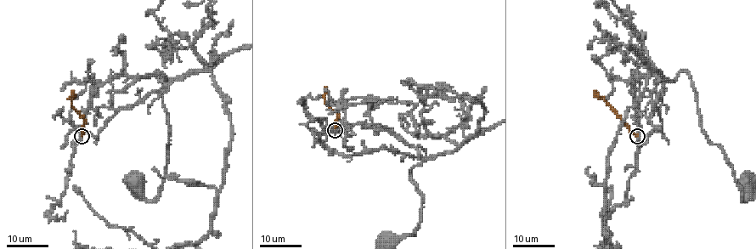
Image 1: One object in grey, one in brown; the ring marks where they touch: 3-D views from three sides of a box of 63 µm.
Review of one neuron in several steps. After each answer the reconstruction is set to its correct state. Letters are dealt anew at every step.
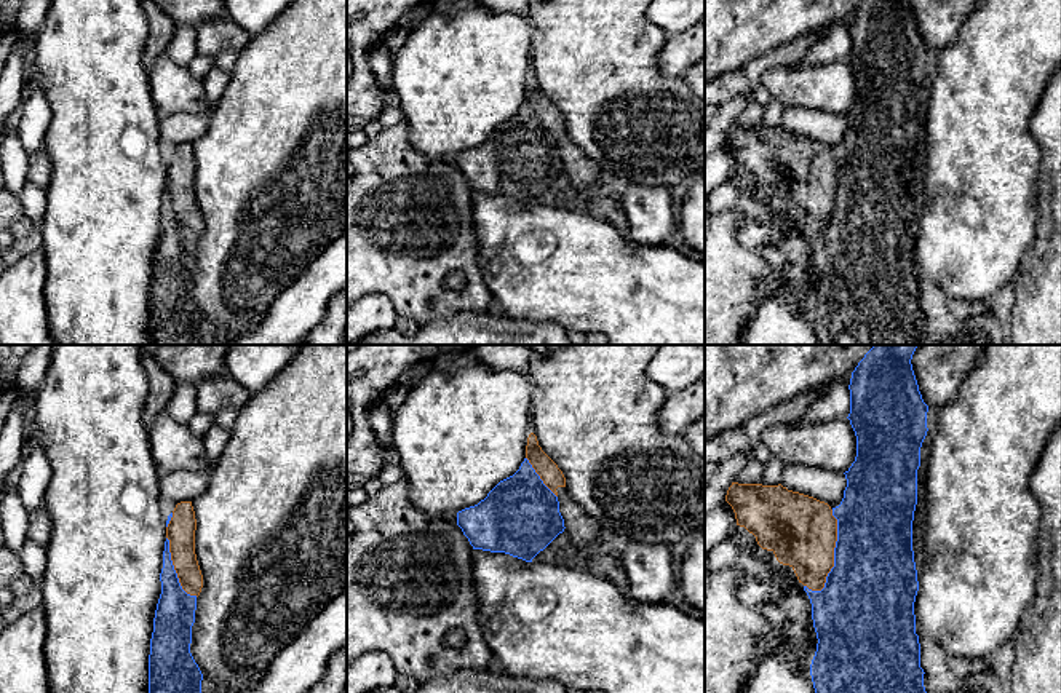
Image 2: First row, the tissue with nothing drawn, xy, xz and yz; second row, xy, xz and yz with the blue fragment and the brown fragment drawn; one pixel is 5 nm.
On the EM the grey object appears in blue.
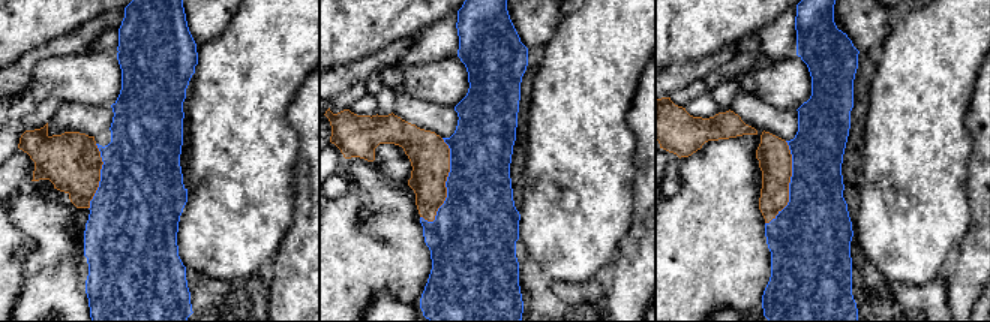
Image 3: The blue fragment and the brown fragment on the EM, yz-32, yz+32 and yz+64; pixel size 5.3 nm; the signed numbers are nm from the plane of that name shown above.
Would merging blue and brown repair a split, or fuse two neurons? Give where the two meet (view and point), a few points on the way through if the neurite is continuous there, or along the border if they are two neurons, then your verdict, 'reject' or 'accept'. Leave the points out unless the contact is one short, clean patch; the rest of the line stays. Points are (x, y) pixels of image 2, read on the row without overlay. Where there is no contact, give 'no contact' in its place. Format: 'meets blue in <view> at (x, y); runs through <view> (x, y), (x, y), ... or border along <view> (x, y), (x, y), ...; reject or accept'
meets blue in yz at (834, 197); reject

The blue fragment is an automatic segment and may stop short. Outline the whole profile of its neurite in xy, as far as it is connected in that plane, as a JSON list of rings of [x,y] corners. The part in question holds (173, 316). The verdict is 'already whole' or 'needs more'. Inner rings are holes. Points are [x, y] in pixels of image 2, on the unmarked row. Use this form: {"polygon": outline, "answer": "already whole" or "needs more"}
{"polygon": [[[168,180],[160,224],[149,297],[150,345],[201,345],[203,316],[190,295],[197,238],[182,232]]], "answer": "already whole"}

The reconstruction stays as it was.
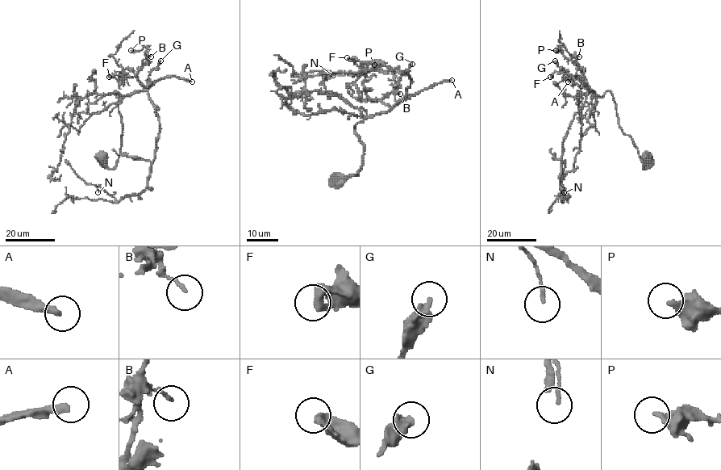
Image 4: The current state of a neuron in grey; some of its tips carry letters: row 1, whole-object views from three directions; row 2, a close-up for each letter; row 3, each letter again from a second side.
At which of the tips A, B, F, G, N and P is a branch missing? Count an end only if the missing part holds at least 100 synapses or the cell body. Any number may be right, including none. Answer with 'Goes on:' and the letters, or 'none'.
Goes on: A

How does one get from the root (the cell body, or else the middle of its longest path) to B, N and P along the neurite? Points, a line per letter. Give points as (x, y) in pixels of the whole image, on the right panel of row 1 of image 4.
B: (647, 157), (643, 169), (637, 148), (619, 125), (613, 94), (606, 91), (599, 97), (590, 89), (579, 56)
N: (647, 157), (643, 169), (619, 125), (613, 94), (589, 90), (563, 143), (562, 201), (563, 186), (564, 192)
P: (647, 157), (643, 169), (637, 148), (619, 125), (613, 94), (598, 96), (581, 69), (560, 47), (556, 50)

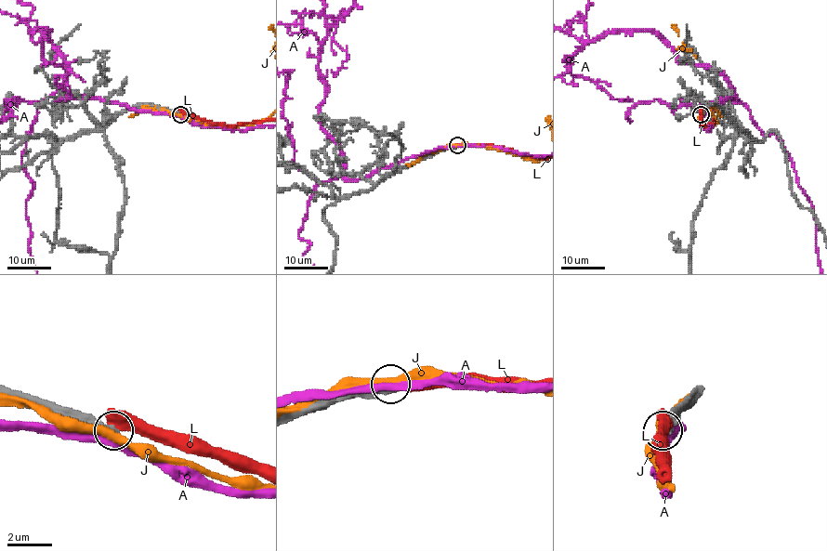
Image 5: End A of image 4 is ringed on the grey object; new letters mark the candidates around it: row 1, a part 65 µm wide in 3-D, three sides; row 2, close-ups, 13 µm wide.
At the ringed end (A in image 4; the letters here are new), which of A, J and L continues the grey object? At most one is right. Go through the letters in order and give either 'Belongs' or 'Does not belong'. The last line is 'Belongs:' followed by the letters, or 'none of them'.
A: Does not belong
J: Does not belong
L: Does not belong
Belongs: none of them

